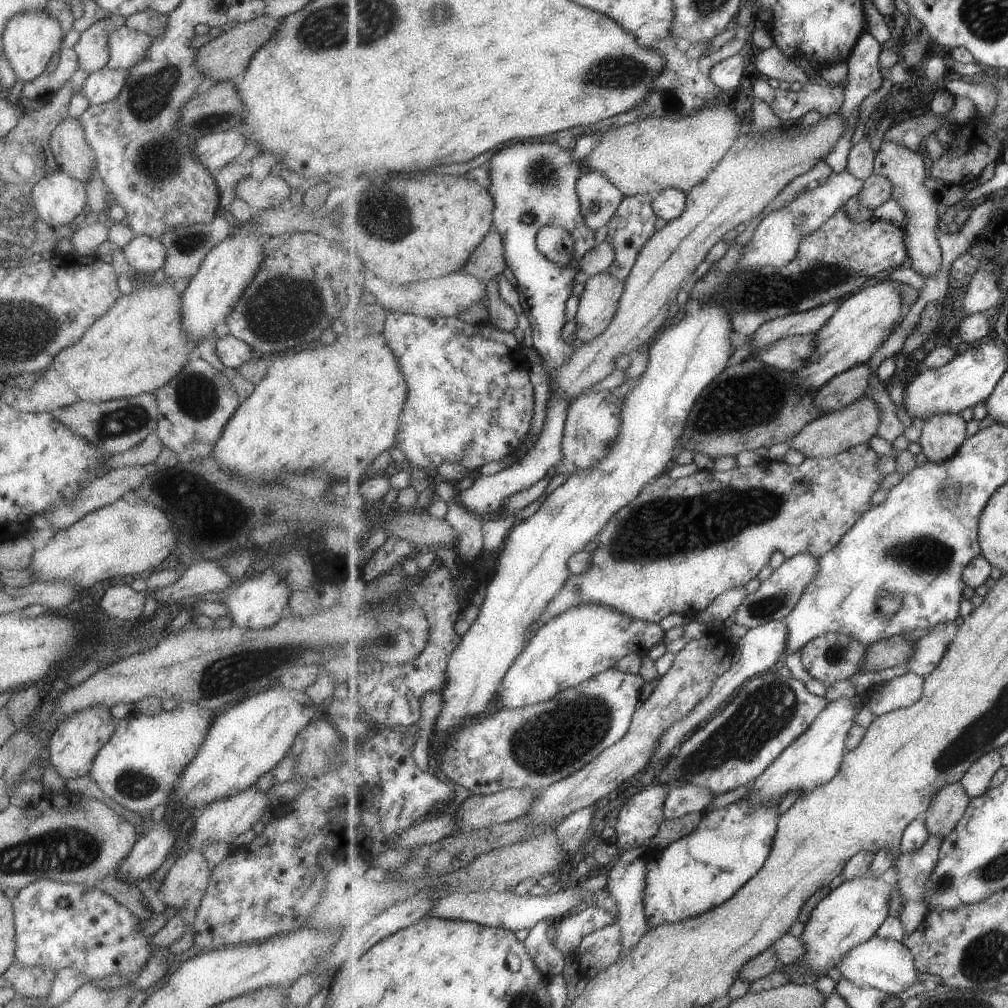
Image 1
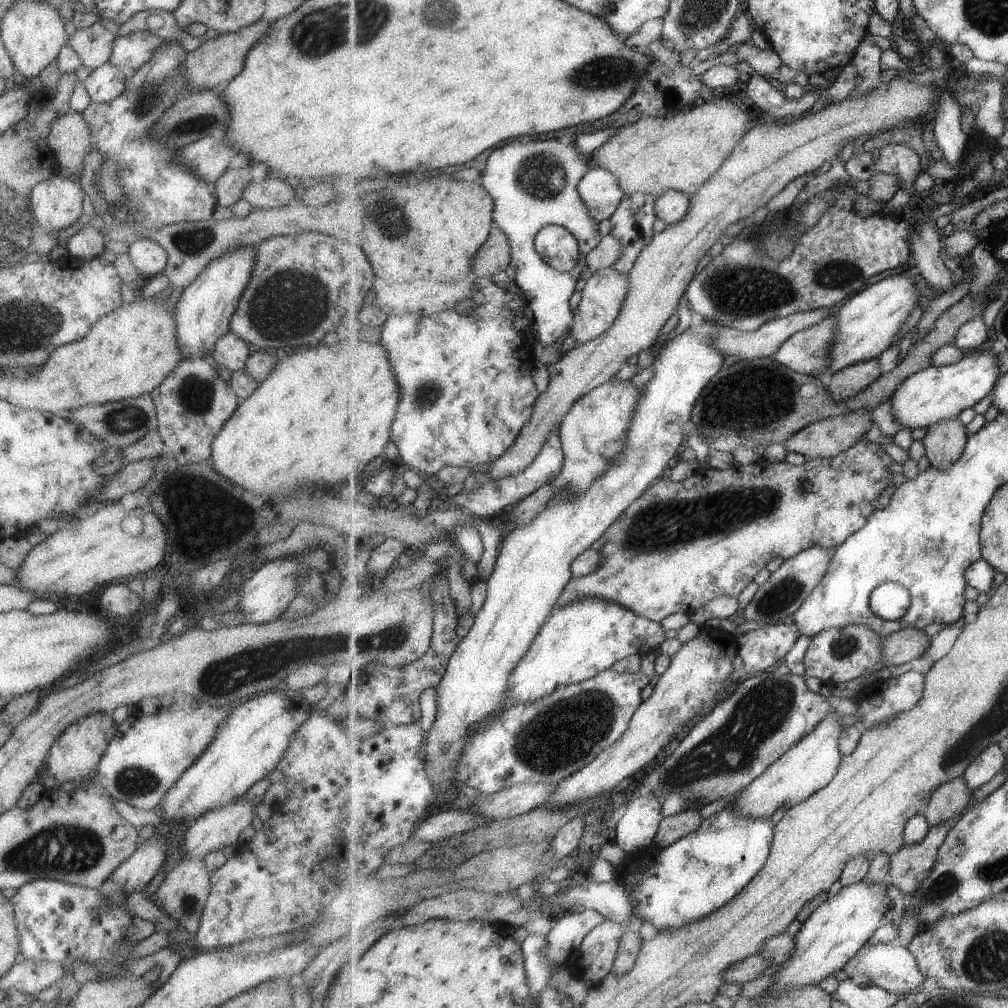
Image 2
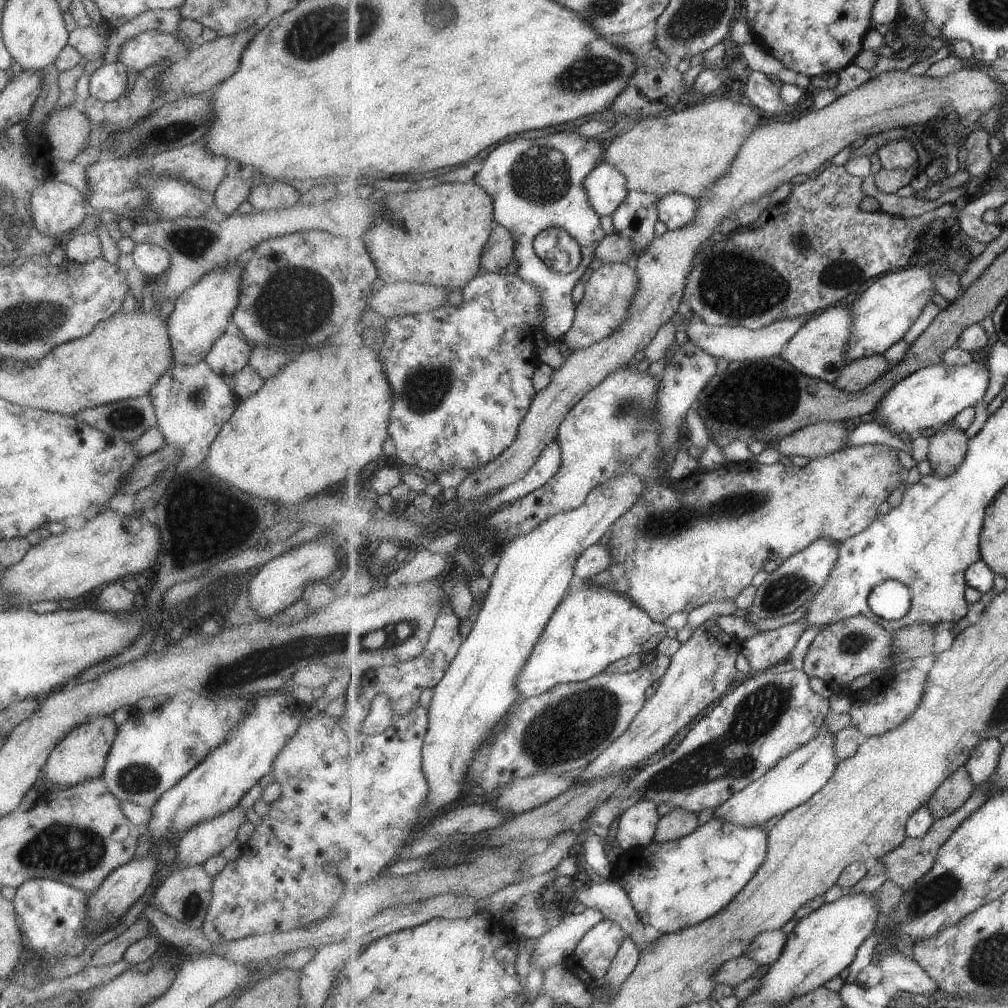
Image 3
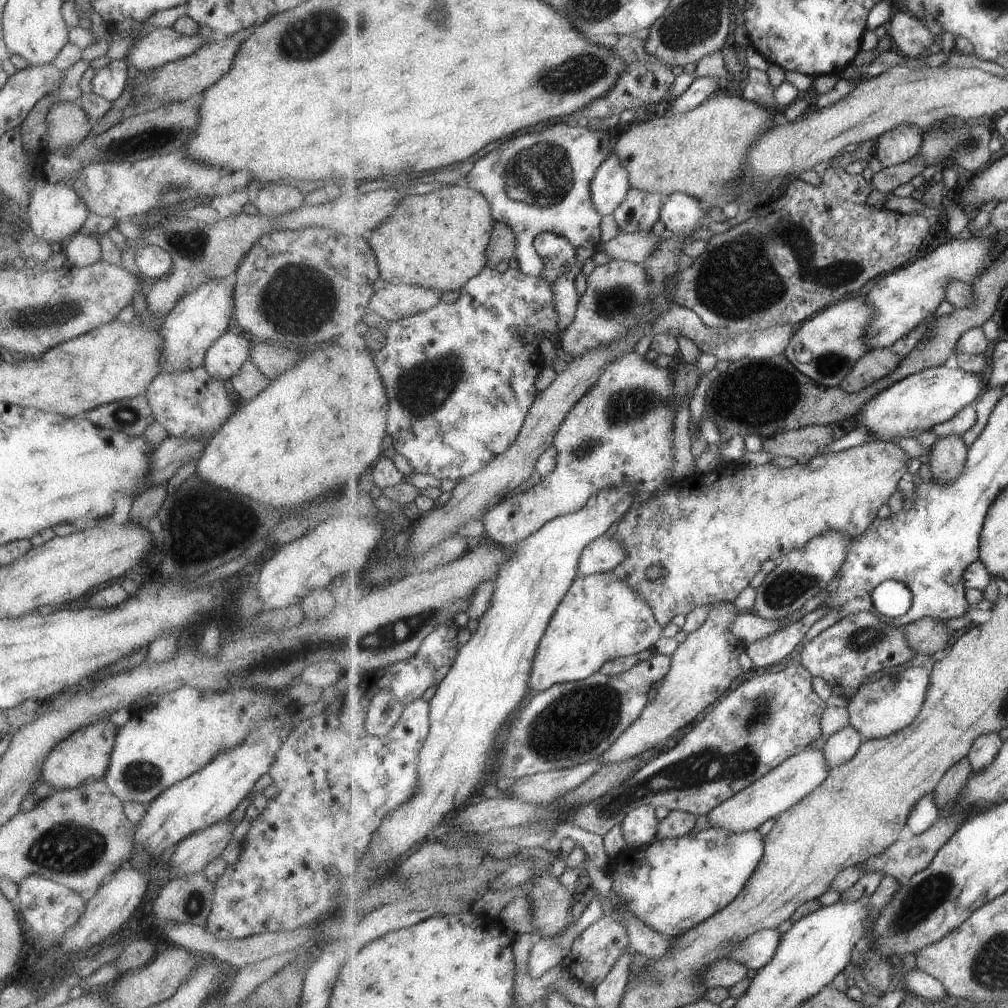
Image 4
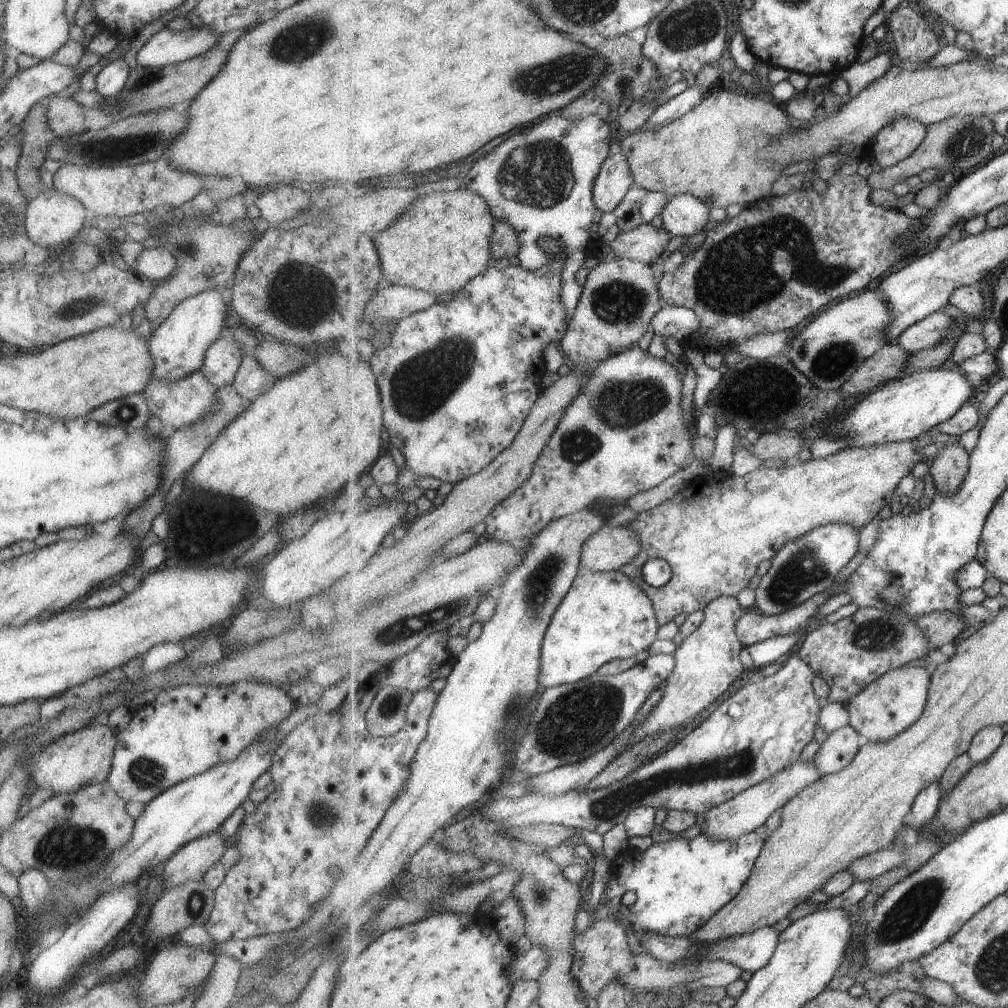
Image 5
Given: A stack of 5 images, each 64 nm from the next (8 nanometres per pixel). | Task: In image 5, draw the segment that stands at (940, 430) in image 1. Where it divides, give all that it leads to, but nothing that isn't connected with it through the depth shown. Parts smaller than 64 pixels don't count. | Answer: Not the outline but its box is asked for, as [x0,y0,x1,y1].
[930,441,970,494]

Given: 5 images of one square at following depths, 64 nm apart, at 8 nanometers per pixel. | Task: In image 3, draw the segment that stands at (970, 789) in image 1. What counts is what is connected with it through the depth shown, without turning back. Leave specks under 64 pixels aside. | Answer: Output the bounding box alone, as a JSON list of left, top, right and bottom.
[966,738,1004,787]

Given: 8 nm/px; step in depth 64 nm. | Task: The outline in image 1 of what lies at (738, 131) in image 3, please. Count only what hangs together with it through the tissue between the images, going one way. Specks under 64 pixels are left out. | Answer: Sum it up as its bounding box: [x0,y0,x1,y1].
[583,101,745,196]

